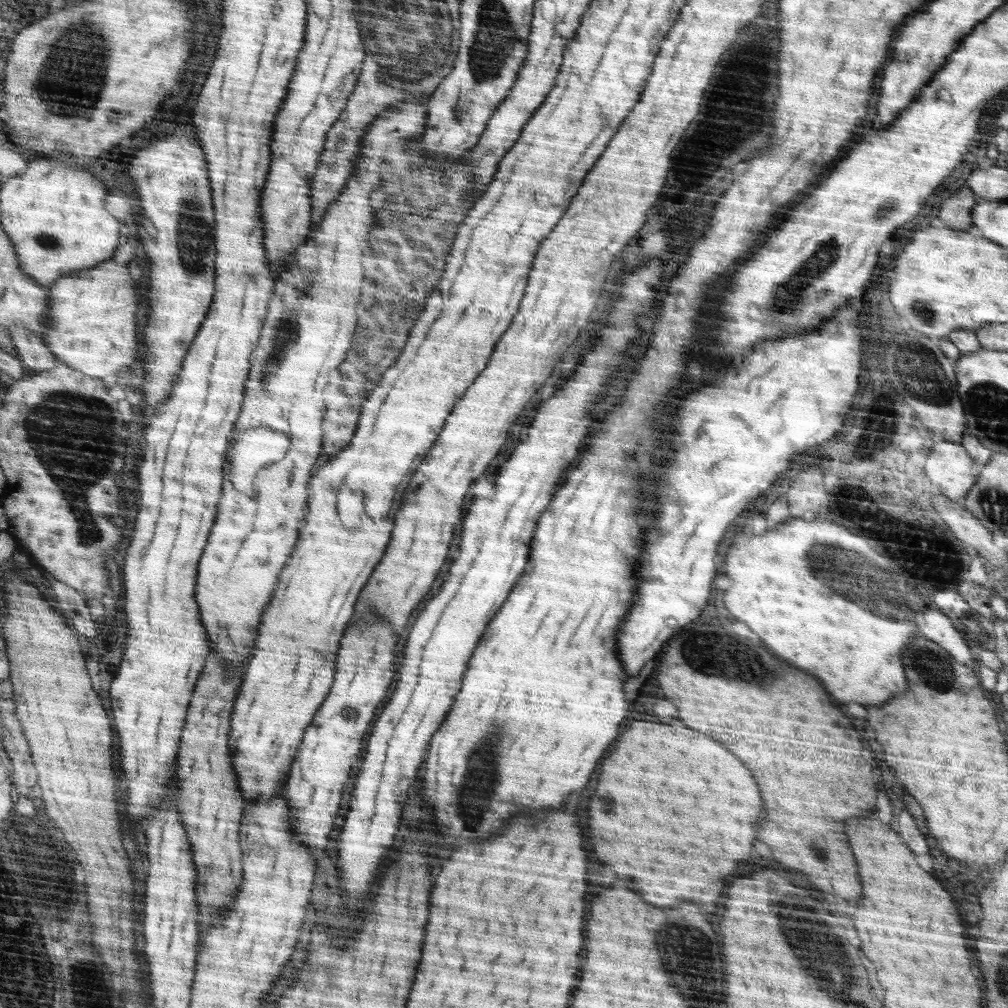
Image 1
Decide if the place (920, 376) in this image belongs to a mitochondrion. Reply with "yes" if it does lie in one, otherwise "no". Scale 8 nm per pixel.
yes

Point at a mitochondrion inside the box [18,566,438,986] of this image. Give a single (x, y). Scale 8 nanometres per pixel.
(59, 878)

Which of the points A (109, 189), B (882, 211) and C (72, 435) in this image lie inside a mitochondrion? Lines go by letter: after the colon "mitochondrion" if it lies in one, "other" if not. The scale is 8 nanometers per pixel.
A: other
B: mitochondrion
C: mitochondrion

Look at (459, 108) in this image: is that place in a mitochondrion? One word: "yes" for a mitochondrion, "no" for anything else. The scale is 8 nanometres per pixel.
yes

